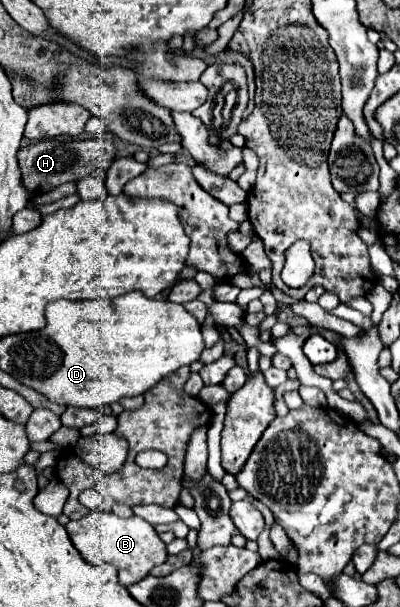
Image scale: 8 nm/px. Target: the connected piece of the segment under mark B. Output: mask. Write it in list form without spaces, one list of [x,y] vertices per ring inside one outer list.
[[[91,512],[81,520],[69,522],[65,526],[73,546],[79,550],[79,554],[91,562],[91,564],[113,564],[119,570],[119,582],[123,586],[131,586],[139,580],[143,580],[153,566],[159,566],[167,560],[165,544],[153,530],[149,522],[145,522],[139,516],[131,518],[119,518],[113,512]]]

